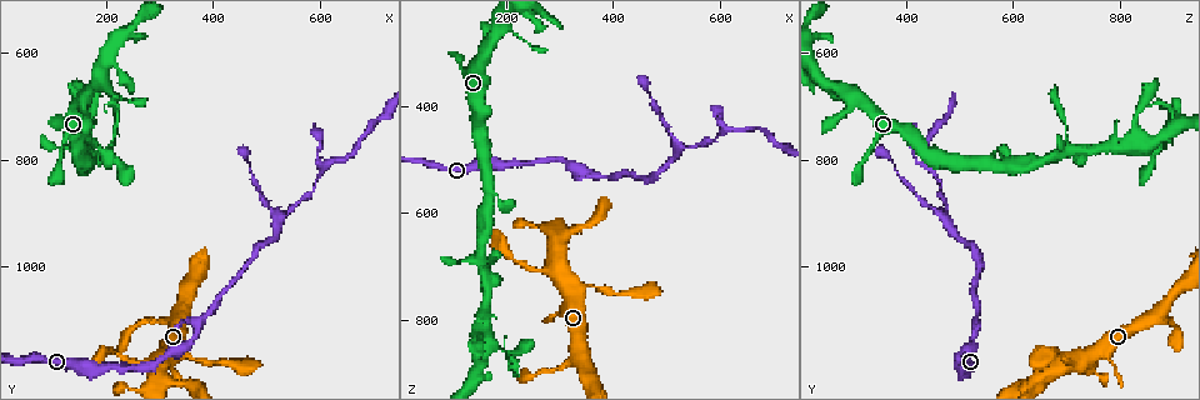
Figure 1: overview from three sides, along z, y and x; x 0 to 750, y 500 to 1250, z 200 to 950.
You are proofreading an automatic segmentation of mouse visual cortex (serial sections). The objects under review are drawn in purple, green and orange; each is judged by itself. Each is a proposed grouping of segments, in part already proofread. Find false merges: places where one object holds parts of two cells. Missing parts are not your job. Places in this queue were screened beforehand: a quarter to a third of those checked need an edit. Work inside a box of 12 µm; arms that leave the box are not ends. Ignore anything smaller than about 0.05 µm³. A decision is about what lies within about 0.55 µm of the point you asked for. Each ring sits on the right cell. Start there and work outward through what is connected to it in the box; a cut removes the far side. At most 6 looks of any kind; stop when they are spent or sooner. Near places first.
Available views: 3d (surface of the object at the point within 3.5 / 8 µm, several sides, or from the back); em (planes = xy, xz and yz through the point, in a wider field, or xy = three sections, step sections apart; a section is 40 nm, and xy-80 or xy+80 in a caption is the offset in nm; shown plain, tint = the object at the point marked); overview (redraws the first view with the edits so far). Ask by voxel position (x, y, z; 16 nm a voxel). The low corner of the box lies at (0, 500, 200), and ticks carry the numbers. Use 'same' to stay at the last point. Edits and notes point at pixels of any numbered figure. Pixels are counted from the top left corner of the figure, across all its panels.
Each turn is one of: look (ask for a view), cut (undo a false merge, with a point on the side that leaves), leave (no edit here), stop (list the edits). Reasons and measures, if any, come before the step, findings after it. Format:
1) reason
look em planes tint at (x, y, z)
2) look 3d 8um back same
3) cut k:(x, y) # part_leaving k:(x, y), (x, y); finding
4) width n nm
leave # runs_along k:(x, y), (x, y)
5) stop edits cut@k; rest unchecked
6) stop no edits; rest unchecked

sudden change in width
look 3d 3.5um back at (295, 1205, 655)

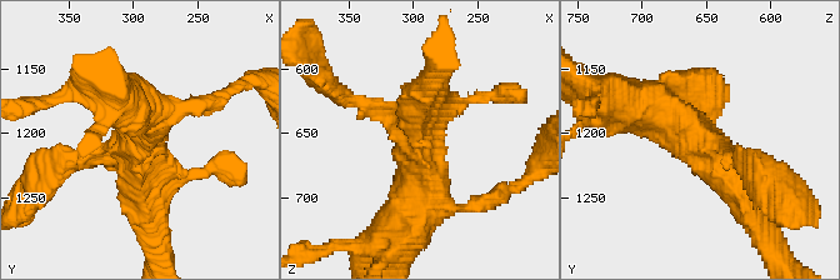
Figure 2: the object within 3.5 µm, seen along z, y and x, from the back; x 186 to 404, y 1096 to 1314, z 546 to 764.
look em xy step 1 tint at (296, 1202, 658)

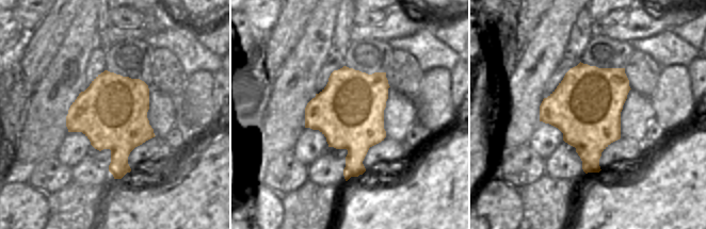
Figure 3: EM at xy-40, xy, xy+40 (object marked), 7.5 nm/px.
arm_widths 200, 200, 400, 600 nm
leave # runs_along 2:(624, 103), (653, 106), (740, 160); continuous, no second cell

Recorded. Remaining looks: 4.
sharp bend
look 3d 8um back at (200, 785, 865)

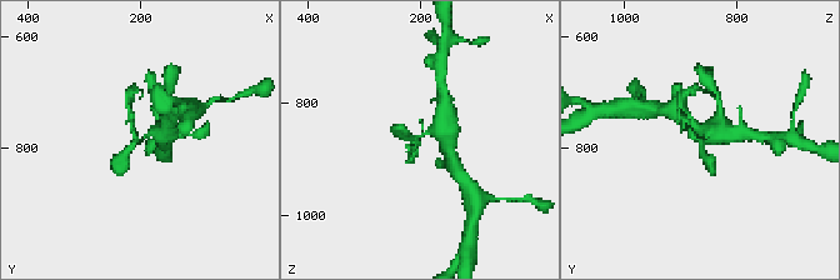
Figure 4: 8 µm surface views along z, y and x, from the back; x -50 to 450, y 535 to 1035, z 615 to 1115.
arms 3; arm_widths 150, 250, 500 nm
look em xy step 2 tint at (205, 790, 865)

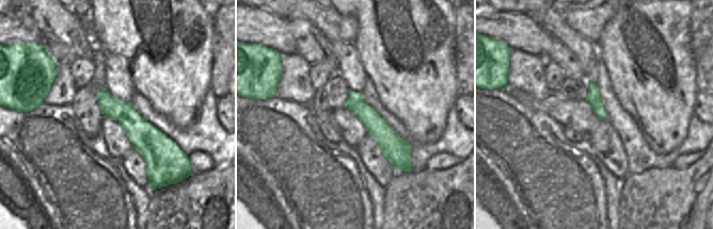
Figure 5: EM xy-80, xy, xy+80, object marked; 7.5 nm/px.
leave # runs_along 5:(99, 92), (159, 150), (173, 154); one cell here

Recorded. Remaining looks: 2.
three arms meet
look 3d 3.5um at (525, 920, 485)

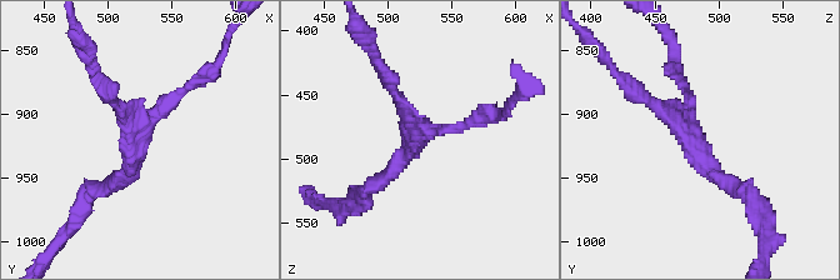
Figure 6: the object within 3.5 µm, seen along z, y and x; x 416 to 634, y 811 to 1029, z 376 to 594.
need the tissue
look em xy step 2 tint at (522, 920, 482)

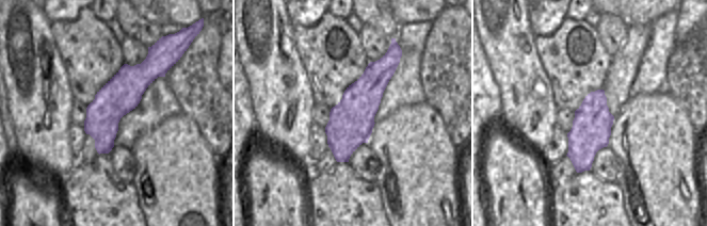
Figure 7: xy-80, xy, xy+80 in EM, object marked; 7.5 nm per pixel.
arm_widths 150, 150, 200 nm
leave # one cell here

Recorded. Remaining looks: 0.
stop no edits; rest unchecked

